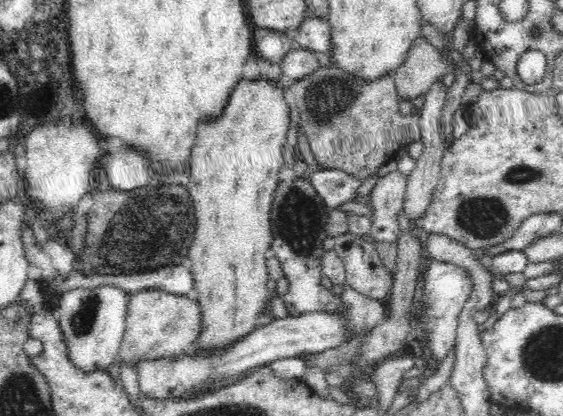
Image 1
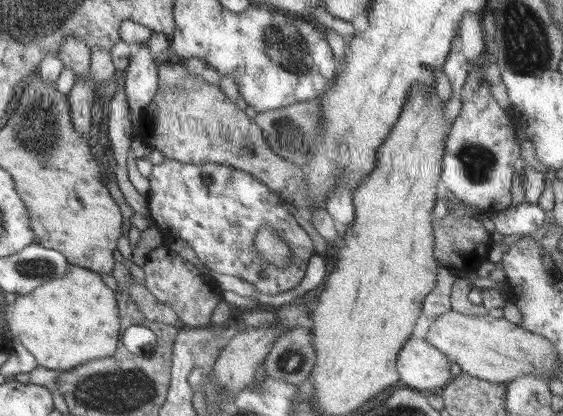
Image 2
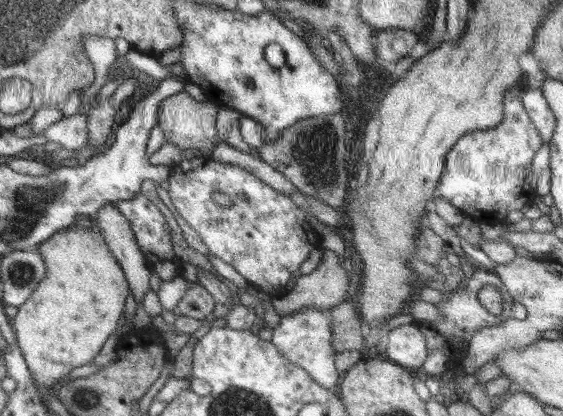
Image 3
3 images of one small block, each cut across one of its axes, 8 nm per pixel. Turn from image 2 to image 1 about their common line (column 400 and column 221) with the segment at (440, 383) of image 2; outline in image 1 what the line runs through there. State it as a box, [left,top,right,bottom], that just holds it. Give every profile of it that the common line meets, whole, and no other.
[134,286,386,400]

